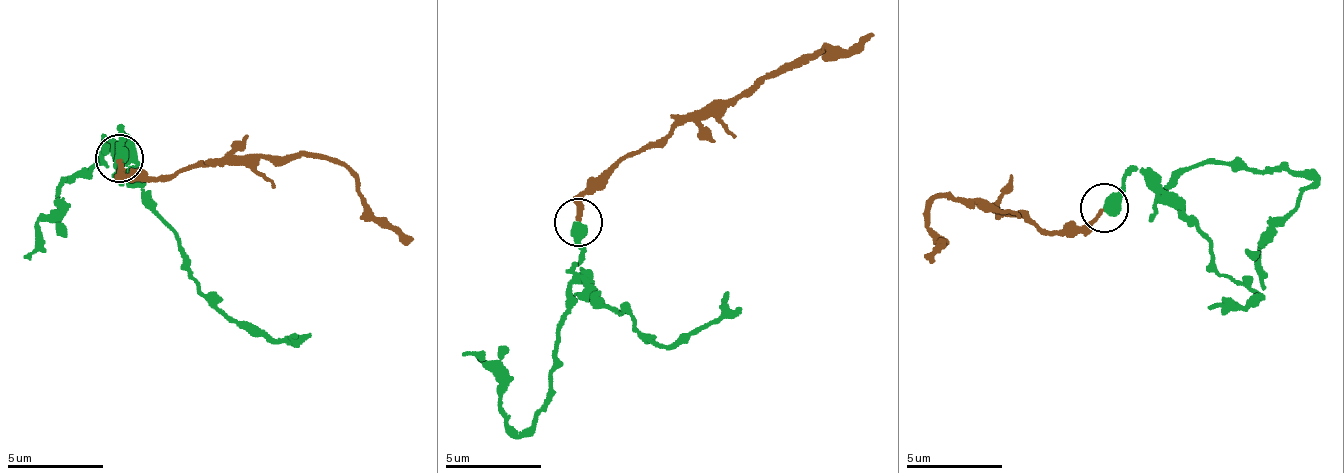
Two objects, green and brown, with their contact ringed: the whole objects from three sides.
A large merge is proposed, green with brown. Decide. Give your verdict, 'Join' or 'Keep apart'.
Join

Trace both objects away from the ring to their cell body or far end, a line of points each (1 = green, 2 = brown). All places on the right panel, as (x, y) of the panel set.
1: (1102, 206), (1137, 169), (1213, 245), (1212, 267), (1258, 293), (1242, 306), (1206, 306)
2: (1102, 211), (1082, 227), (1045, 231), (976, 196), (941, 194), (929, 211), (936, 241), (928, 260)

